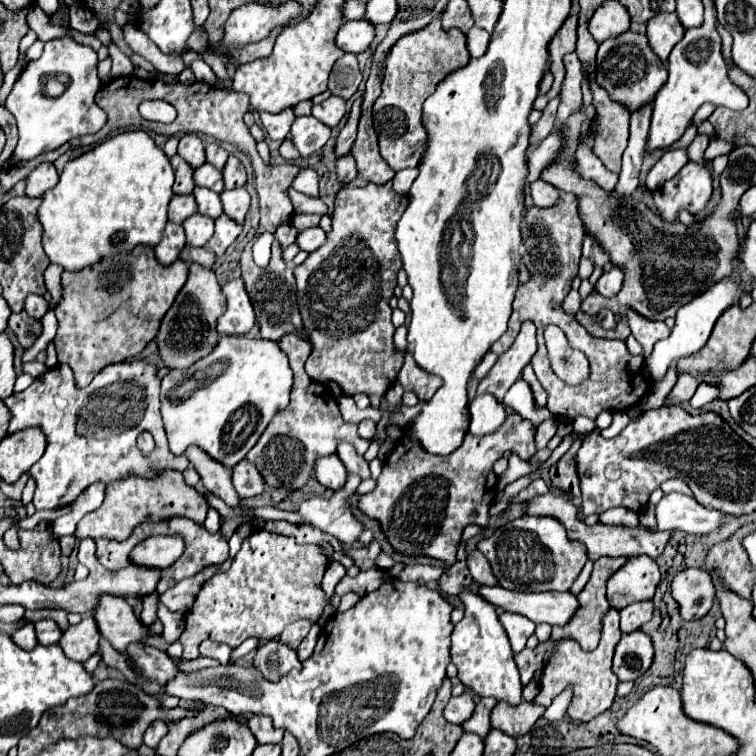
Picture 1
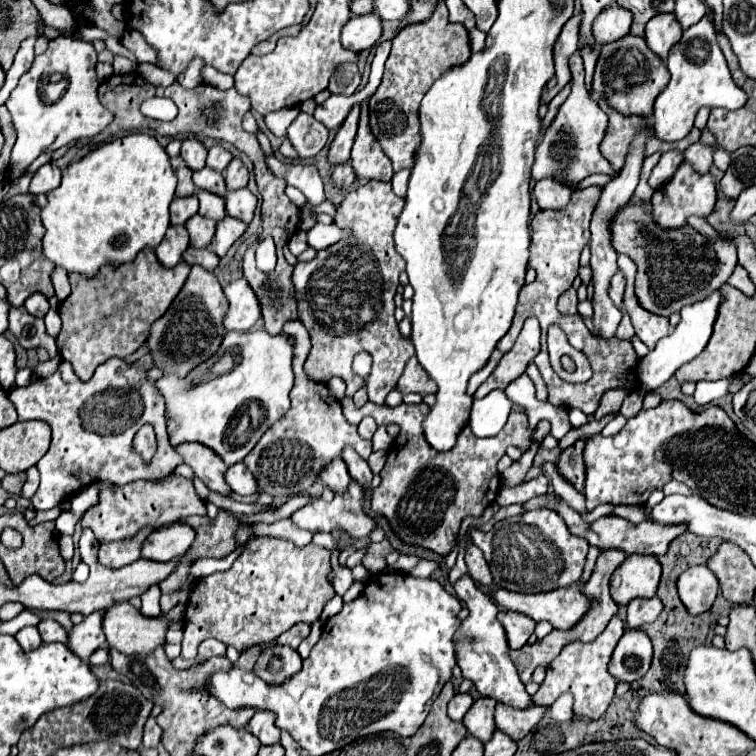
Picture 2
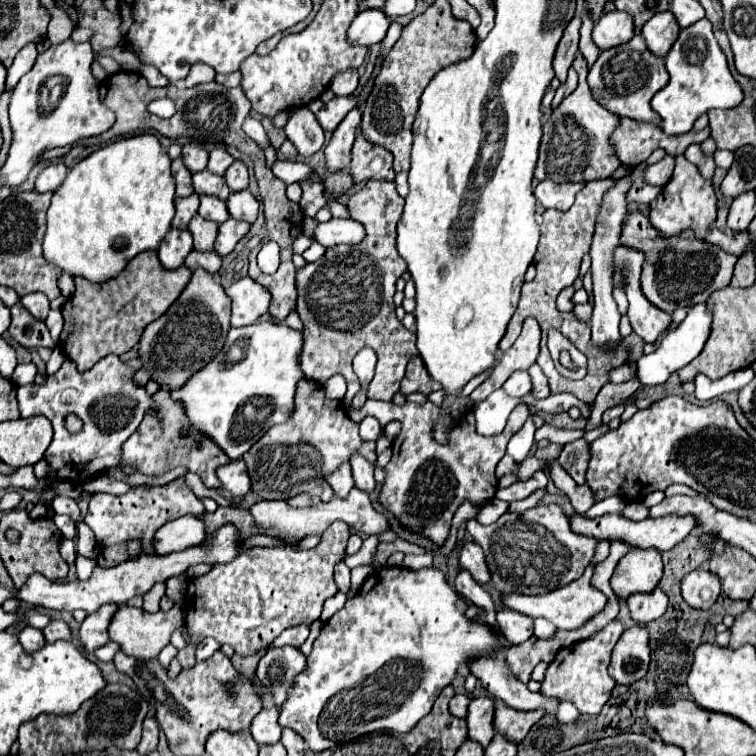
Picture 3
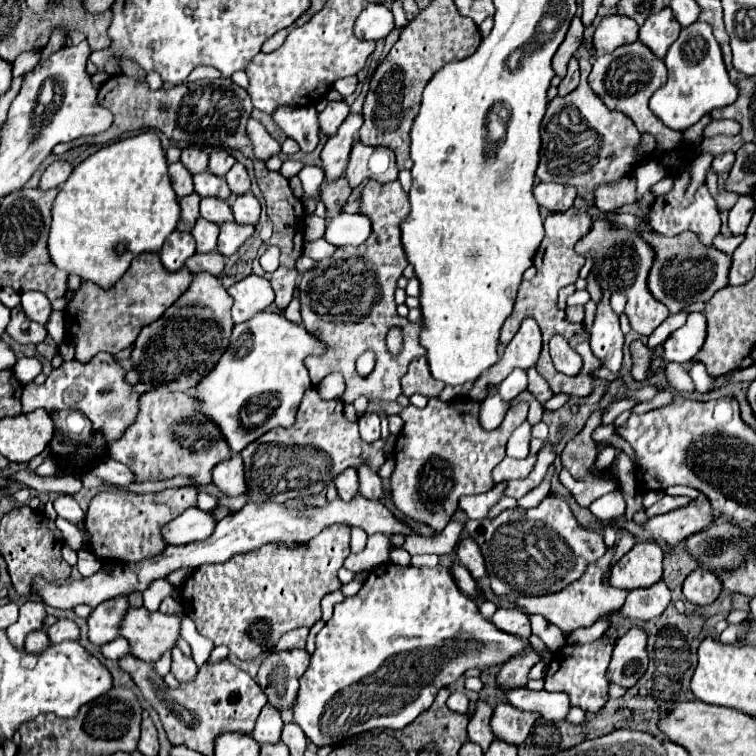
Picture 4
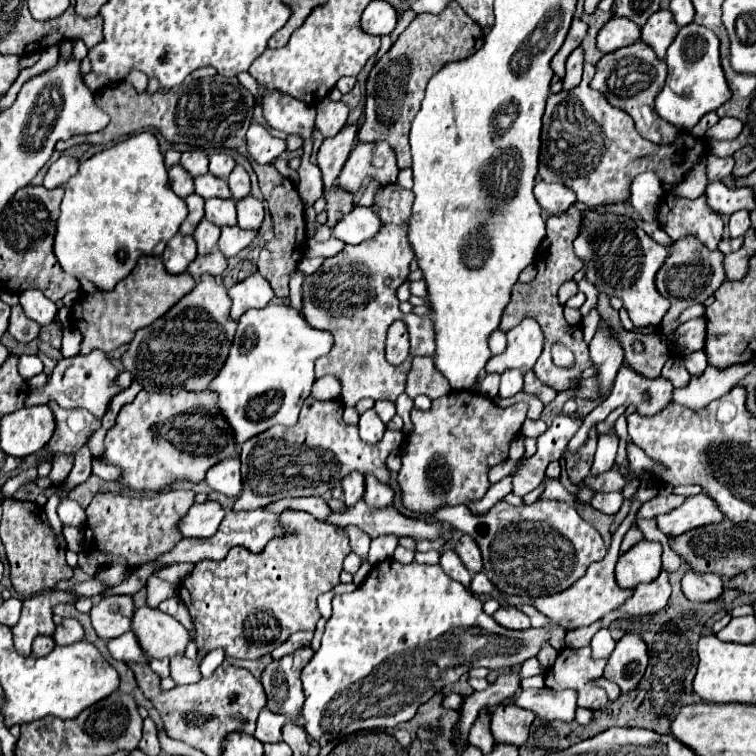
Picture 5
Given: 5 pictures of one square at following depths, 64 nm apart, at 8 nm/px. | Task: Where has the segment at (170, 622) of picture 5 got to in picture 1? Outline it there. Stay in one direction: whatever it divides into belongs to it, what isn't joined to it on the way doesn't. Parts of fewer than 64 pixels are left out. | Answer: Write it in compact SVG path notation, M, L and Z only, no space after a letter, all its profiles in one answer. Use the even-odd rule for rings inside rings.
M102 596L94 618L102 638L106 638L120 652L126 652L130 644L146 644L152 636L150 626L136 618L132 606L124 598Z

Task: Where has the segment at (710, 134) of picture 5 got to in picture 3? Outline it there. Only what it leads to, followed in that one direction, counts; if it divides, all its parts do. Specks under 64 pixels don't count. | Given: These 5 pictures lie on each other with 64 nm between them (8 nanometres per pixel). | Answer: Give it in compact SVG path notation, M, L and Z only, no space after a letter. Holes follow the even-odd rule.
M622 118L612 134L612 144L624 166L638 166L656 148L664 148L670 156L680 156L690 144L702 144L706 138L710 138L710 126L702 132L690 130L684 136L666 136L652 124L636 124L634 120Z

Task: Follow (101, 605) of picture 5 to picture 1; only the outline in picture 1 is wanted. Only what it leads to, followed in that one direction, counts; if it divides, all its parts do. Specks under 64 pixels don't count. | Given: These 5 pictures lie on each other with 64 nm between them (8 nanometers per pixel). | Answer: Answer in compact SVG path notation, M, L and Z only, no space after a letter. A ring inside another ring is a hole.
M86 616L86 618L82 618L80 624L70 626L64 632L60 646L64 646L64 654L68 658L72 658L76 662L86 662L98 650L100 638L102 636L100 636L94 616Z

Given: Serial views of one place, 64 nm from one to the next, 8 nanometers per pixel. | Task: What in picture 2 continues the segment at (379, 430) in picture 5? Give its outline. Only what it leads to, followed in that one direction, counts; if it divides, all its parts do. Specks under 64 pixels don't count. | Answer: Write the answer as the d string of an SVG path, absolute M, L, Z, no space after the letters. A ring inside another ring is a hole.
M364 418L364 420L358 424L358 434L360 434L362 438L370 440L370 438L374 436L376 428L378 428L378 424L376 424L376 420L374 420L374 418Z

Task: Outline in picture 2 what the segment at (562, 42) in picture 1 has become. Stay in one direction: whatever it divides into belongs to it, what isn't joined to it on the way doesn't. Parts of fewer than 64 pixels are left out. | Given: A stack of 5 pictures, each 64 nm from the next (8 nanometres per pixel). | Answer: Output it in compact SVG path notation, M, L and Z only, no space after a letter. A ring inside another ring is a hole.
M580 14L572 16L572 18L564 24L562 34L560 34L558 40L556 40L556 46L554 46L554 64L556 64L558 86L554 86L554 90L546 92L546 94L542 96L542 102L552 100L552 98L558 94L558 90L562 90L562 88L568 84L568 80L570 80L570 66L568 66L568 60L570 60L570 56L578 50L580 20L582 20Z

